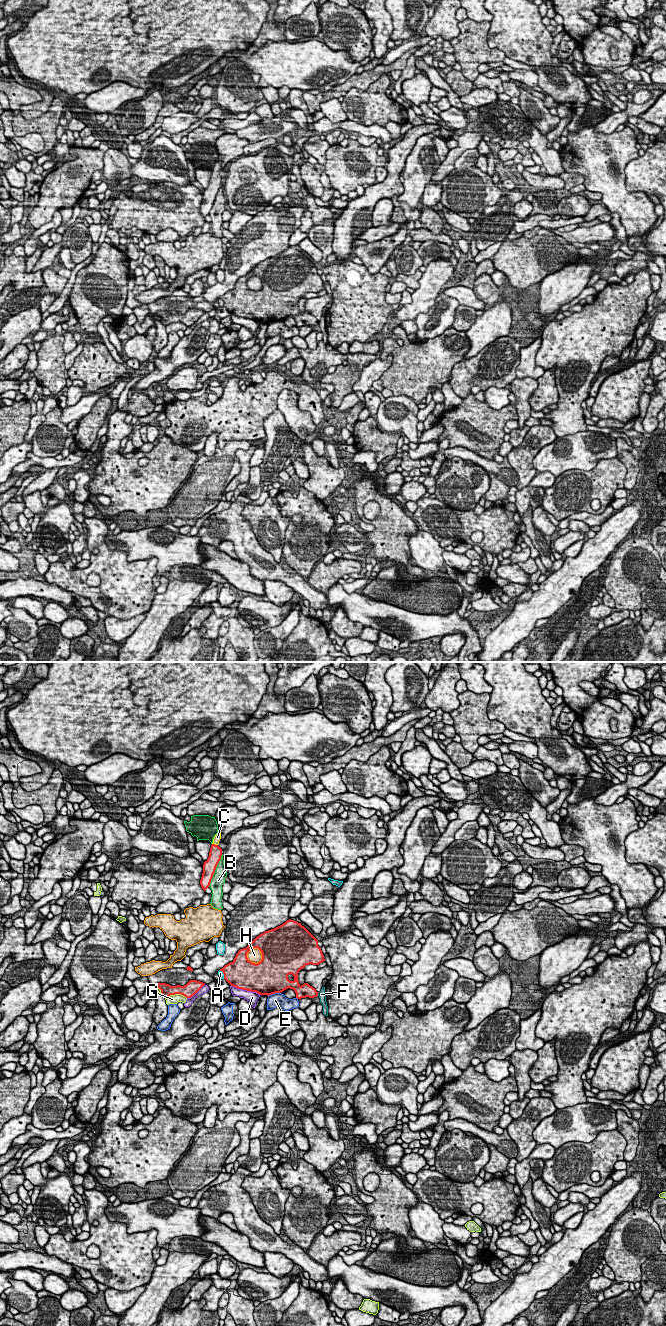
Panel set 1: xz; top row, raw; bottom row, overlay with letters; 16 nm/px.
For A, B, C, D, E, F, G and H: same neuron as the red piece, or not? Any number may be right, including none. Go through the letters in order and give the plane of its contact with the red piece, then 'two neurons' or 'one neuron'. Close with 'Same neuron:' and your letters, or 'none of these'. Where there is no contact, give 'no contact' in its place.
A: xz | two neurons
B: xz | two neurons
C: xz | one neuron
D: xz | two neurons
E: xz | two neurons
F: xz | two neurons
G: xz | two neurons
H: xz | two neurons
Same neuron: C

